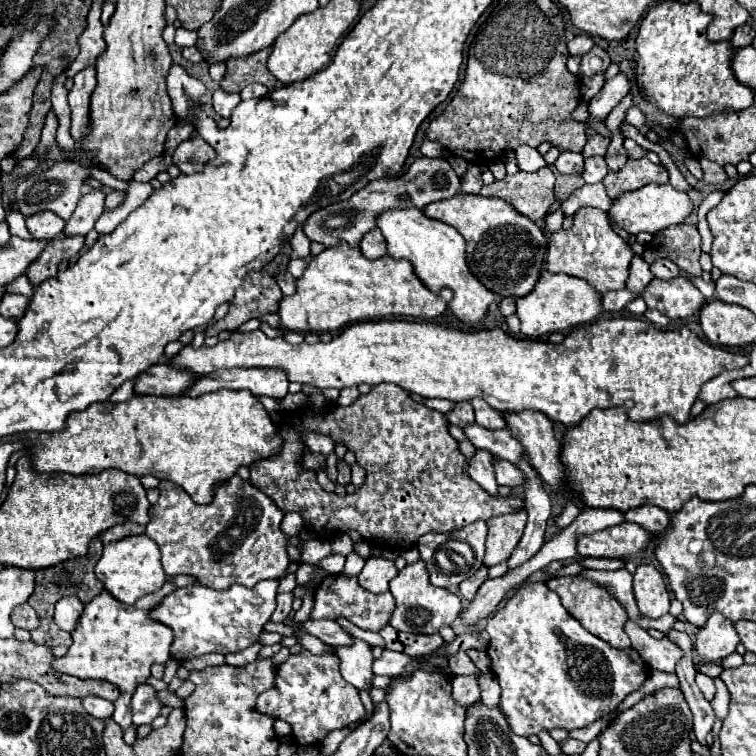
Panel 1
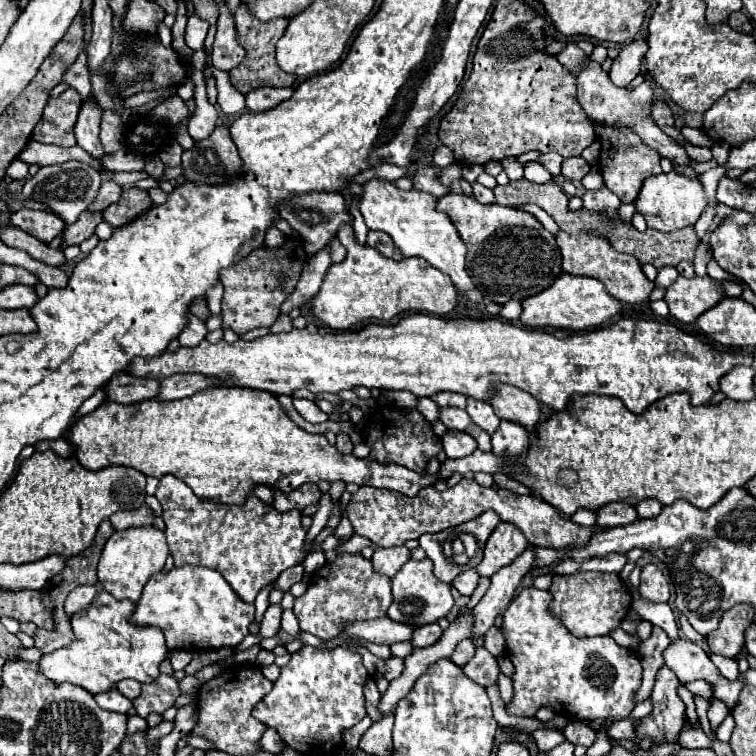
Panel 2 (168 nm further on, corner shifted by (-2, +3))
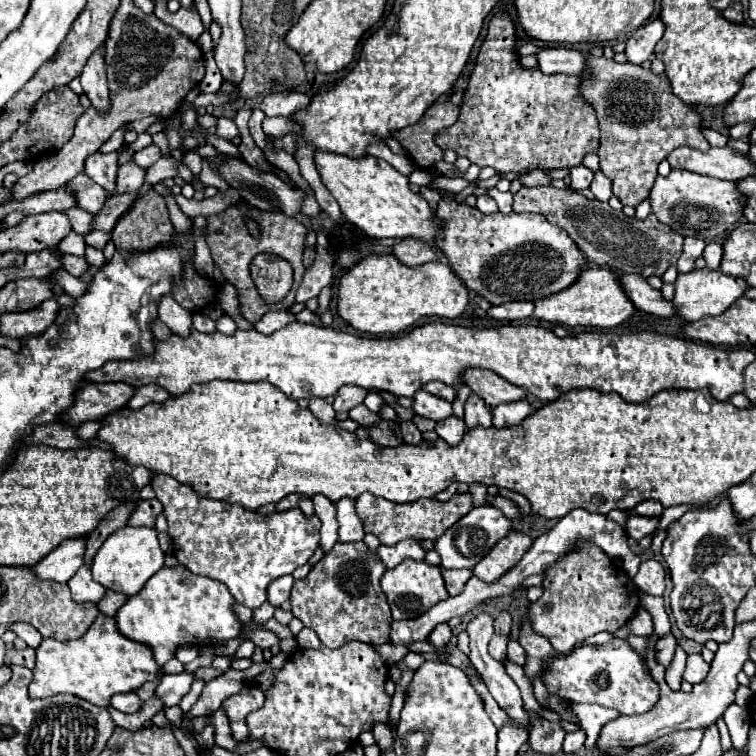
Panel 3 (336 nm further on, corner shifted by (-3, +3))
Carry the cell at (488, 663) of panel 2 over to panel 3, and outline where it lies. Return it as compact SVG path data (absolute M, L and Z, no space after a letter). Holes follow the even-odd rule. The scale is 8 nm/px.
M493 633L491 641L489 641L489 653L491 653L491 657L495 657L497 661L503 661L507 657L507 643L509 643L507 635Z

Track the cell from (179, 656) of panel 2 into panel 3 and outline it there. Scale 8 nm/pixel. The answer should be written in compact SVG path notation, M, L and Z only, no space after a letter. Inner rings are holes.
M183 645L177 649L177 655L175 655L181 663L189 663L197 657L197 647L195 645Z

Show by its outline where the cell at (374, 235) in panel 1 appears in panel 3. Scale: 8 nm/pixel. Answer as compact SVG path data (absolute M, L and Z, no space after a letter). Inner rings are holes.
M403 239L401 243L397 243L393 247L393 255L409 267L425 265L429 261L439 259L439 253L435 253L435 249L431 249L429 245L423 245L421 241L411 241L411 239Z

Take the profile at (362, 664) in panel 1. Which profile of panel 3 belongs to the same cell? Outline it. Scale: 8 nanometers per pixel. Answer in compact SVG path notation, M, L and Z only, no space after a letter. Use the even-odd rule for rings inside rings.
M375 723L373 735L375 735L375 741L381 751L389 751L393 747L393 735L385 723Z

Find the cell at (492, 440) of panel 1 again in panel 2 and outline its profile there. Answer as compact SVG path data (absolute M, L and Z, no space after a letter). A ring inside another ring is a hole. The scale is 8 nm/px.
M448 407L448 409L440 409L440 421L452 429L452 431L466 431L466 425L470 425L470 415L464 409L456 409L456 407Z

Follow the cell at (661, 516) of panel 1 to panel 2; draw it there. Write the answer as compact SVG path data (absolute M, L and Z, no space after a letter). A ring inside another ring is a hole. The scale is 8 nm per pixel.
M644 499L636 505L636 511L638 511L638 517L656 517L662 509L662 503L656 501L656 499Z

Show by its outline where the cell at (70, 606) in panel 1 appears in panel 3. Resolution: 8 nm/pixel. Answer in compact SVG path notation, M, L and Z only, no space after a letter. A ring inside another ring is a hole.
M81 565L77 569L77 573L69 579L69 589L71 589L71 595L75 601L79 603L85 603L85 601L91 601L91 603L99 603L101 597L105 595L105 589L103 585L95 583L93 577L91 577L91 569L87 565Z

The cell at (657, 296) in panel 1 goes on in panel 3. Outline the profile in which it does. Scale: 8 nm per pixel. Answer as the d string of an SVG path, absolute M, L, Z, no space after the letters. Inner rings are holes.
M695 269L691 273L679 273L675 281L675 297L673 303L677 307L677 315L685 321L699 321L703 317L715 317L729 309L733 301L745 295L749 289L747 281L743 277L733 277L723 273L721 269Z

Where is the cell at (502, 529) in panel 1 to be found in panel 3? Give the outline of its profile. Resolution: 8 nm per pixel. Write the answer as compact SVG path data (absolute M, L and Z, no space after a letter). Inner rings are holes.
M513 531L503 541L499 541L487 553L487 557L483 557L475 565L473 575L485 583L493 583L493 581L501 579L507 571L511 571L521 561L523 553L527 553L527 549L531 549L531 545L533 545L531 537Z

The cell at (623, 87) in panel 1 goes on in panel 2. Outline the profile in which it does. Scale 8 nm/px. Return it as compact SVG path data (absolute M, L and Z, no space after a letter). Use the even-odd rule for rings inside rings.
M634 41L628 47L624 47L614 59L614 65L610 69L610 81L618 87L628 87L628 83L640 73L644 53L646 41Z

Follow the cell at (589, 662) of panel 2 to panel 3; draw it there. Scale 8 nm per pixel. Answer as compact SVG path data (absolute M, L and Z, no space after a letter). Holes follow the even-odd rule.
M525 613L519 643L527 651L525 675L533 677L541 673L549 693L569 703L597 703L603 707L617 709L621 715L635 715L645 713L659 699L657 681L645 669L641 655L625 639L611 639L605 645L583 645L571 655L551 659L549 655L555 653L551 643L531 629L529 617Z

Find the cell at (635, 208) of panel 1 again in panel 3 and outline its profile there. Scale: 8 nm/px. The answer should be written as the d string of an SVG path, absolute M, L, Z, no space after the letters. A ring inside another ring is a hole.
M673 169L667 177L657 177L651 189L651 209L657 219L665 225L671 225L683 237L713 239L737 225L743 219L745 197L737 189L735 181L723 181L687 169Z

